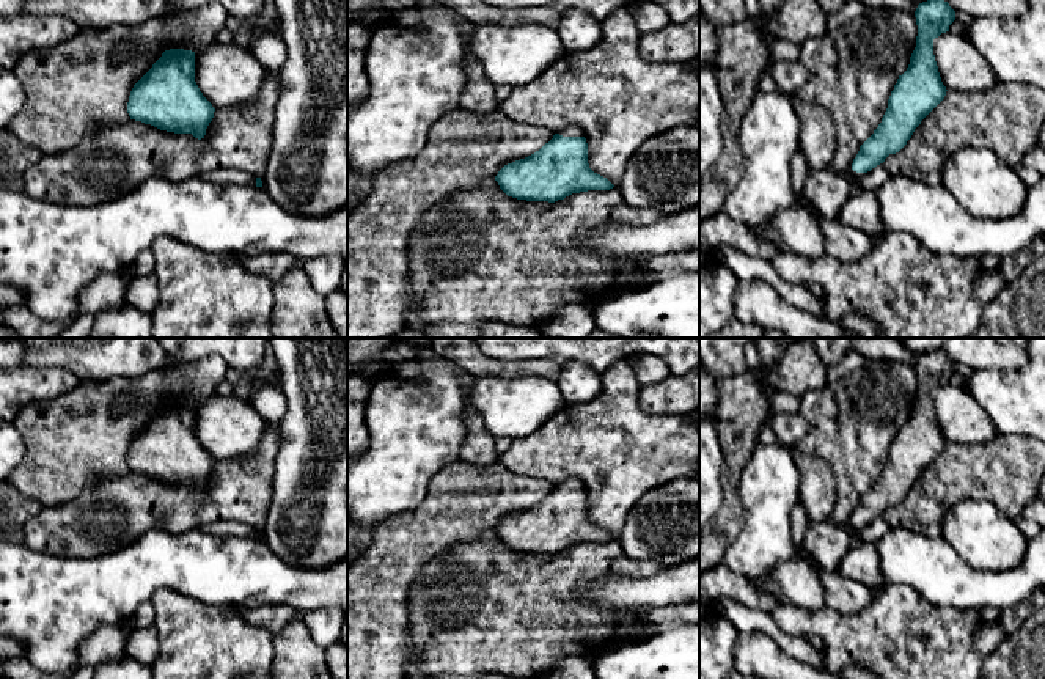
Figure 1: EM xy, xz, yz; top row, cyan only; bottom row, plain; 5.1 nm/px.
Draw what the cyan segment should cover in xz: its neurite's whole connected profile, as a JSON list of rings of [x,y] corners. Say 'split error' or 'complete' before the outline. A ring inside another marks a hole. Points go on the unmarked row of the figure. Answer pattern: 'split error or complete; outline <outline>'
split error; outline [[[578,479],[555,486],[534,506],[504,517],[495,533],[508,549],[548,555],[572,545],[614,539],[589,520],[585,483]]]

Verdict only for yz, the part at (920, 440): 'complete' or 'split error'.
split error

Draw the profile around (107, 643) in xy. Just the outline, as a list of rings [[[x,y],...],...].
[[[129,622],[101,626],[80,644],[79,665],[94,666],[121,660],[130,630]]]

